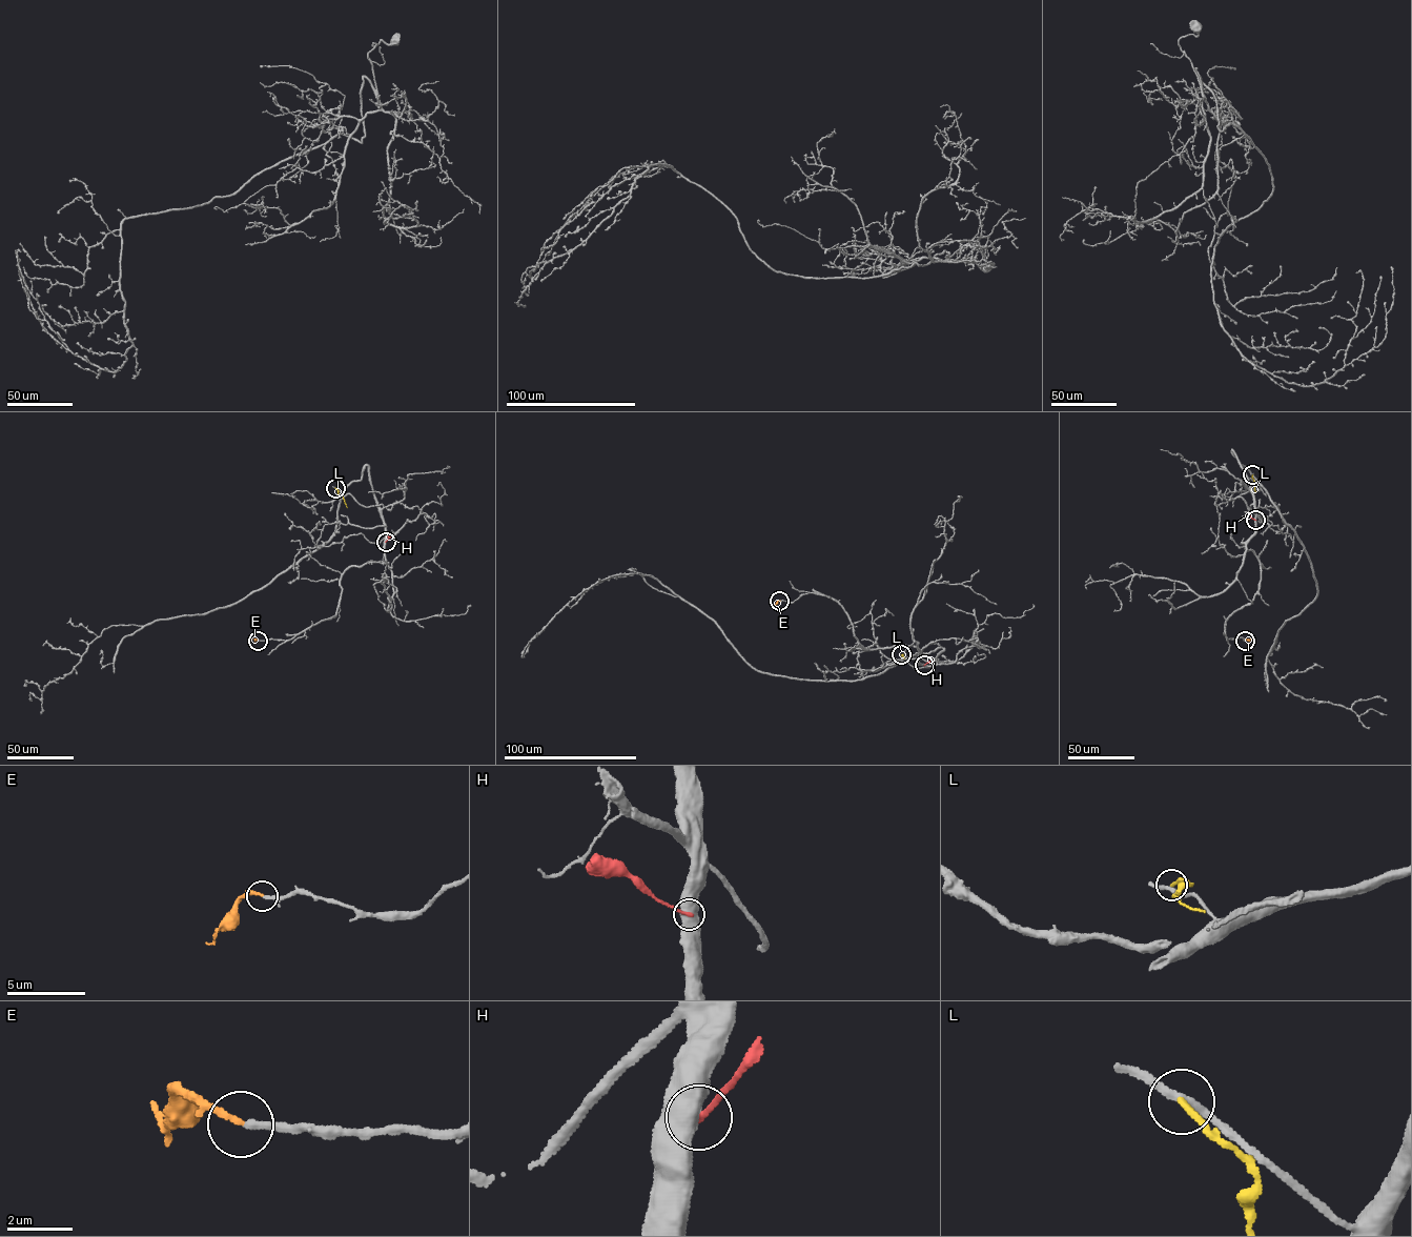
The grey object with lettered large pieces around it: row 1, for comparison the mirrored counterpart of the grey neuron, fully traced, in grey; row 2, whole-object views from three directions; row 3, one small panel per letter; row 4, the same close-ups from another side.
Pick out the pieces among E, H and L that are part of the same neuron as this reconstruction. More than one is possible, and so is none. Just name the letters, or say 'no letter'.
E

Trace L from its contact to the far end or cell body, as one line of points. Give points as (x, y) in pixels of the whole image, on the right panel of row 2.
L: (1252, 474), (1255, 491)

